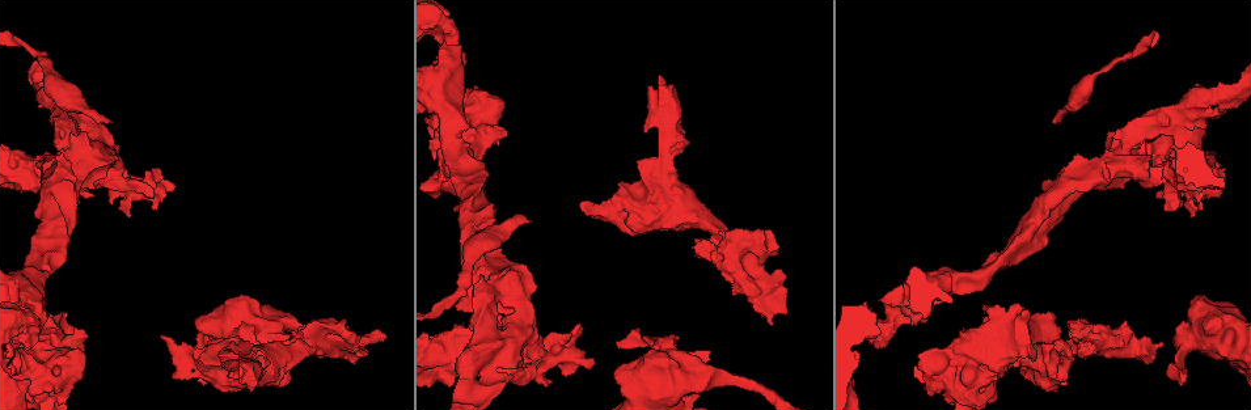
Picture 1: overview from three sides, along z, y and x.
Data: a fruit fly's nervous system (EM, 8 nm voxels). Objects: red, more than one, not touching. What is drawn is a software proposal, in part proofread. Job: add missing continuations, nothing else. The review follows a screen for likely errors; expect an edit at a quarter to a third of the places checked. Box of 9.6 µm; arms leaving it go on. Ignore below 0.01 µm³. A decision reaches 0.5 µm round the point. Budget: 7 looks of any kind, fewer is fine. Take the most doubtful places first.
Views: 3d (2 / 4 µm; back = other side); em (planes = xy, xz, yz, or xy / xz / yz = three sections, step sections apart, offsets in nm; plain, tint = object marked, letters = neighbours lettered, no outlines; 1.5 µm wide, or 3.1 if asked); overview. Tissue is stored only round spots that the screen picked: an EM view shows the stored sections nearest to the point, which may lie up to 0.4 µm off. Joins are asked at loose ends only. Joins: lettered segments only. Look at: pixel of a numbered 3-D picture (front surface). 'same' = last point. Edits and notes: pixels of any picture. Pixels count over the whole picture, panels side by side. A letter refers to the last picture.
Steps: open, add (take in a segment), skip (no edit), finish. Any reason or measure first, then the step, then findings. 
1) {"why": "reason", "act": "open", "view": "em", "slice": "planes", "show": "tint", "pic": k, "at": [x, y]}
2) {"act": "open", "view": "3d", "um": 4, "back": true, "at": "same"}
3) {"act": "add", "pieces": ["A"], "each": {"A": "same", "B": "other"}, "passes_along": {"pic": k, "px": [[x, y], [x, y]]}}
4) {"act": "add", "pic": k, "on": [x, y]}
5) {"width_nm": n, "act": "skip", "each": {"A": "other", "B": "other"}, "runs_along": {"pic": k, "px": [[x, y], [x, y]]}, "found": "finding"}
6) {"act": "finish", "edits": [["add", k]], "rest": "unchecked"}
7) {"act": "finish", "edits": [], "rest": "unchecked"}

{"why": "free end", "act": "open", "view": "em", "slice": "xy", "step": 4, "show": "tint", "pic": 1, "at": [1059, 122]}

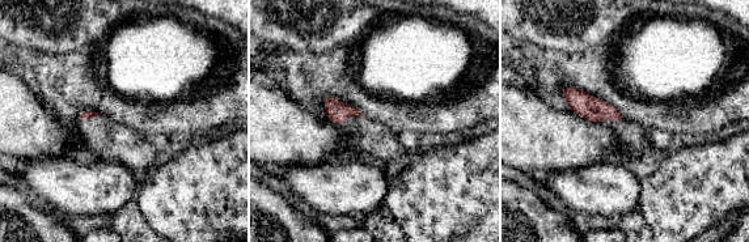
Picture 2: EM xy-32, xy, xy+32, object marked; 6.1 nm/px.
{"act": "open", "view": "em", "slice": "xz", "step": 8, "show": "letters", "at": "same"}

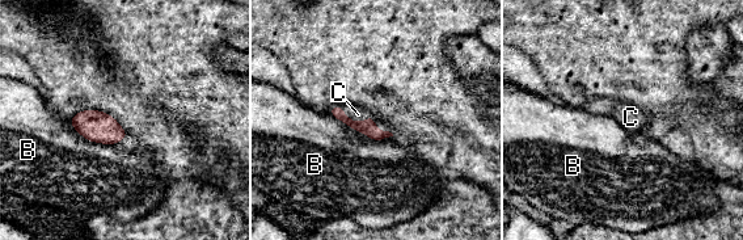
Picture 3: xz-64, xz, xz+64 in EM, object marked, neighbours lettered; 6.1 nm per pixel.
{"act": "add", "pieces": ["C"], "each": {"B": "other", "C": "same"}, "passes_along": {"pic": 3, "px": [[367, 127], [364, 120], [358, 114]]}, "found": "it goes on there"}

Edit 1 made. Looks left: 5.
{"why": "an open end", "act": "open", "view": "em", "slice": "planes", "show": "letters", "pic": 1, "at": [1180, 383]}

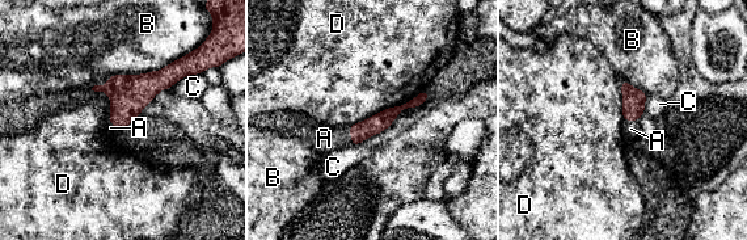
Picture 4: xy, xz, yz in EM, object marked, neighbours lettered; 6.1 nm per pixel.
{"width_nm": 120, "act": "add", "pieces": ["A"], "each": {"A": "same", "B": "other", "C": "other", "D": "other"}, "passes_along": {"pic": 4, "px": [[376, 123], [350, 134], [324, 138]]}, "found": "the neuron continues"}

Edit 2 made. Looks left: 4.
{"act": "open", "view": "em", "slice": "xy", "step": 4, "show": "tint", "pic": 1, "at": [118, 207]}

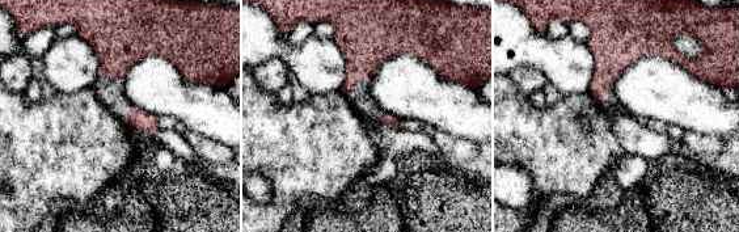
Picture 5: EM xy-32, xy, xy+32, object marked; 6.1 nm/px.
{"why": "another direction", "act": "open", "view": "em", "slice": "planes", "show": "letters", "at": "same"}

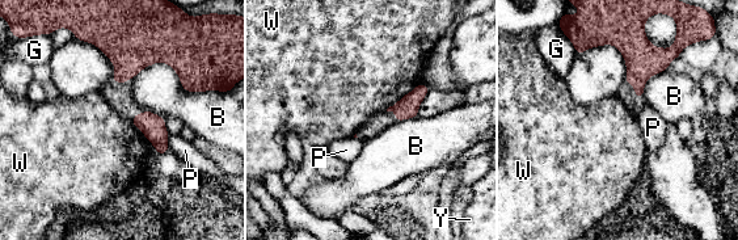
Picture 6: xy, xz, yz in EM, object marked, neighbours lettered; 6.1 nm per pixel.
{"longest_contact_nm": ["B", 500], "act": "skip", "each": {"B": "other", "G": "other", "P": "other", "W": "other", "Y": "other"}, "border": {"pic": 6, "px": [[418, 84], [387, 109]]}, "found": "none of them fits"}

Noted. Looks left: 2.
{"act": "finish", "edits": [["add", 3], ["add", 4]], "rest": "unchecked"}

